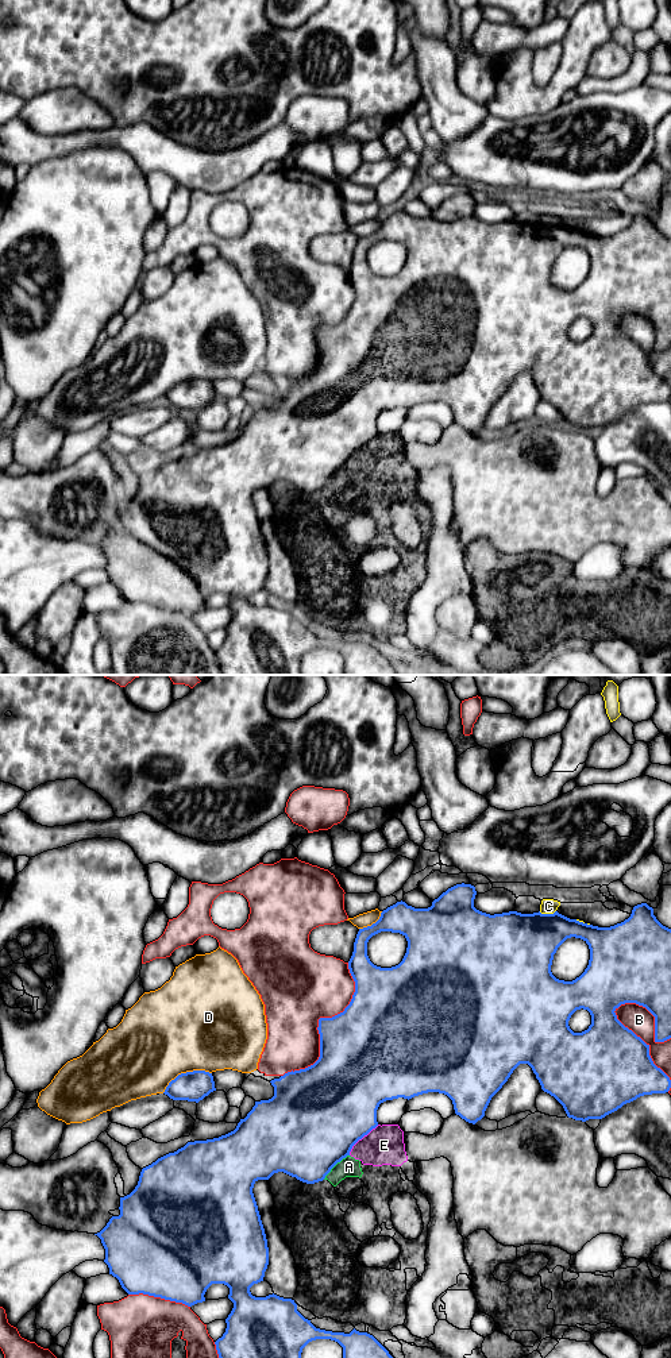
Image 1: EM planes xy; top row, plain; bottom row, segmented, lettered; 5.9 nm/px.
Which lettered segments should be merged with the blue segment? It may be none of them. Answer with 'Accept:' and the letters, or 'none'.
Accept: none

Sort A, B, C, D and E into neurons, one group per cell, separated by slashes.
A E / B / C / D

